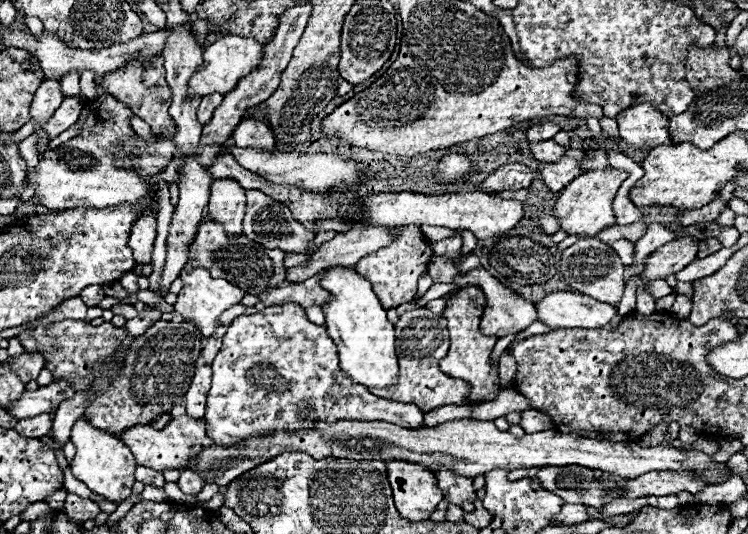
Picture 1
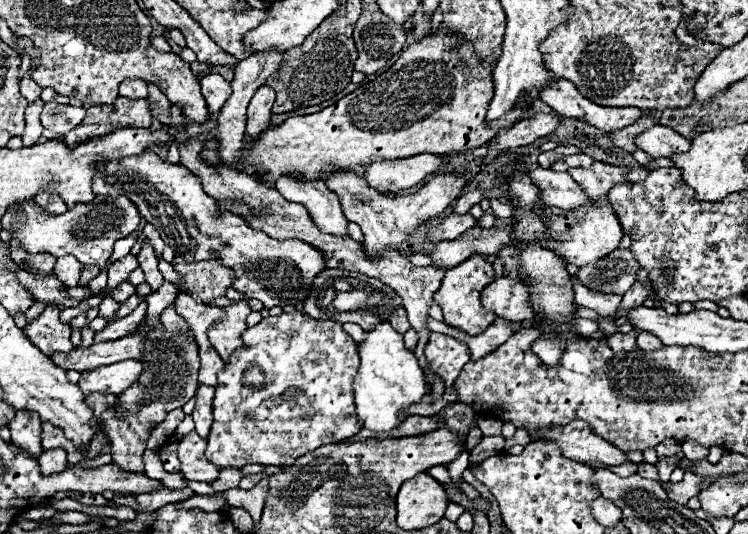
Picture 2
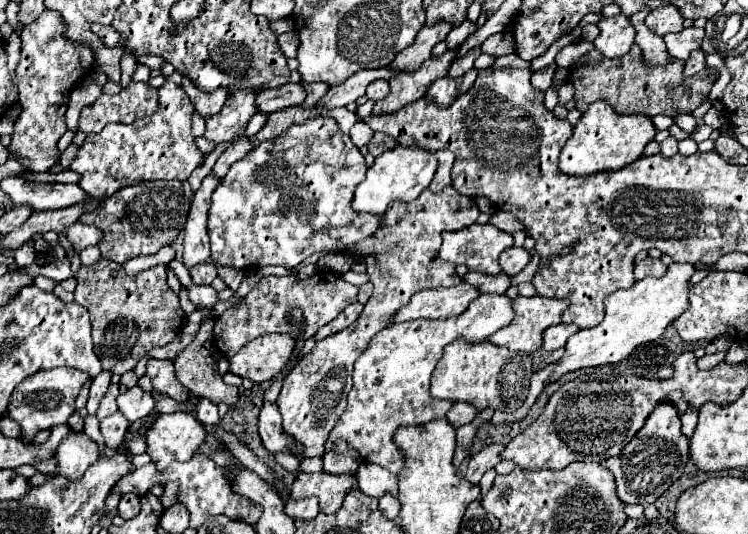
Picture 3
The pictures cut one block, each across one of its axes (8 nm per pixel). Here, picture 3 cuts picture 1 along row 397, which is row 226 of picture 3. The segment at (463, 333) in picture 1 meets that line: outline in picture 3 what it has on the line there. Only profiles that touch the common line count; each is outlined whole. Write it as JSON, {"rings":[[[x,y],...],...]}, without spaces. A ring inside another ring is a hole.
{"rings":[[[472,224],[458,232],[442,232],[440,258],[452,264],[464,264],[468,270],[498,274],[498,256],[512,246],[512,234],[492,224]]]}

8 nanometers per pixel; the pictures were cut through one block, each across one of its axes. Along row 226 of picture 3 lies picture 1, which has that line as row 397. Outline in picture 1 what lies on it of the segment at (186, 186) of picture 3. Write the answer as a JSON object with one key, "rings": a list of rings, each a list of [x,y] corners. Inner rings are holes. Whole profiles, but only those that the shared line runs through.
{"rings":[[[154,322],[146,334],[136,338],[126,354],[126,364],[120,376],[106,392],[97,396],[86,408],[86,418],[96,428],[120,434],[122,430],[136,424],[150,424],[164,412],[182,404],[188,380],[194,376],[196,360],[200,356],[200,332],[190,322]],[[142,350],[142,368],[140,364]]]}

